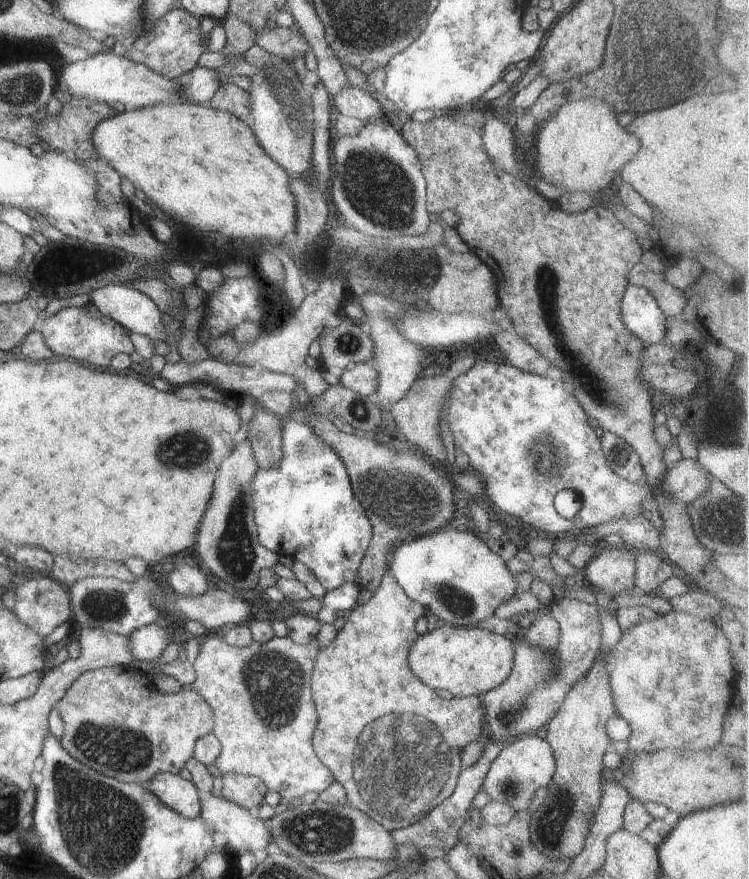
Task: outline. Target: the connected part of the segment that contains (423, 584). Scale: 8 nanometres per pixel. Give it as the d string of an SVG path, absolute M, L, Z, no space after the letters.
M446 526L436 532L404 541L404 544L399 544L393 550L388 570L408 598L423 606L426 614L432 613L436 618L457 627L476 627L478 622L492 615L503 602L515 597L517 593L515 576L505 561L490 550L482 535L471 529L458 531Z

